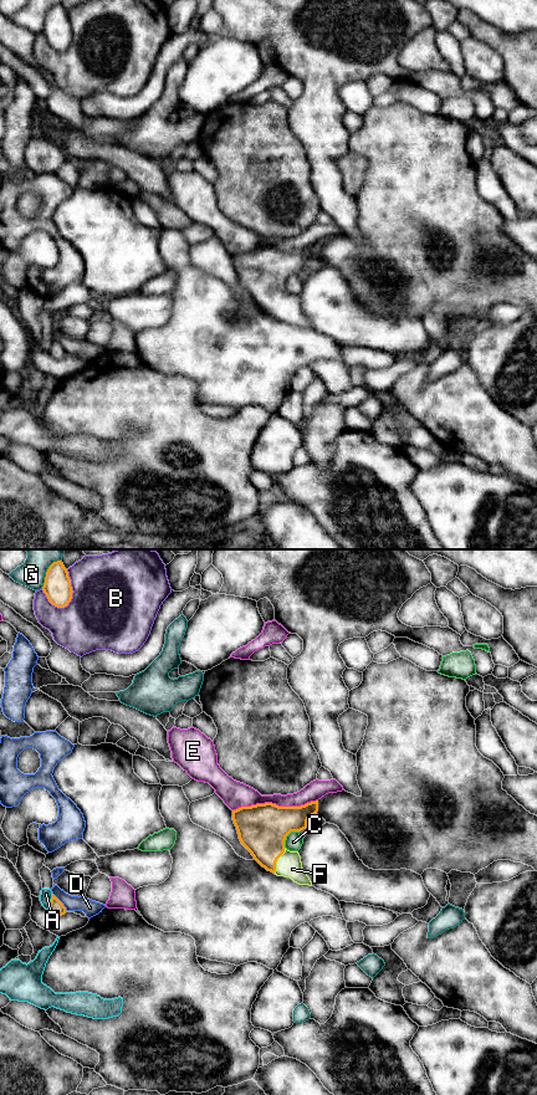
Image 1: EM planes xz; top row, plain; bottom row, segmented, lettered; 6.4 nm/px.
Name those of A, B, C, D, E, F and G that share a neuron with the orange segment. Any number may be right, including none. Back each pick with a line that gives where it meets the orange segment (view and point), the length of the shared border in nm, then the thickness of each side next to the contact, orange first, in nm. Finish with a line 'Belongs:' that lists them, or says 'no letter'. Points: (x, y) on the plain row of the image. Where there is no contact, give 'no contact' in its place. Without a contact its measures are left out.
F: meets orange in xz at (276, 303); contact 180 nm long; 320 nm thick on the orange side, 160 nm on the other
Belongs: F

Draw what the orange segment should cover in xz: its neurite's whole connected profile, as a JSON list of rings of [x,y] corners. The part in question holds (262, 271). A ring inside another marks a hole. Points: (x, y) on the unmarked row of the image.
[[[318,244],[301,250],[278,250],[272,246],[265,246],[232,254],[232,263],[241,287],[262,311],[277,319],[291,321],[300,328],[312,329],[310,321],[302,312],[298,295],[287,293],[285,291],[285,283],[291,275],[306,272],[308,261],[317,257],[317,255]]]

